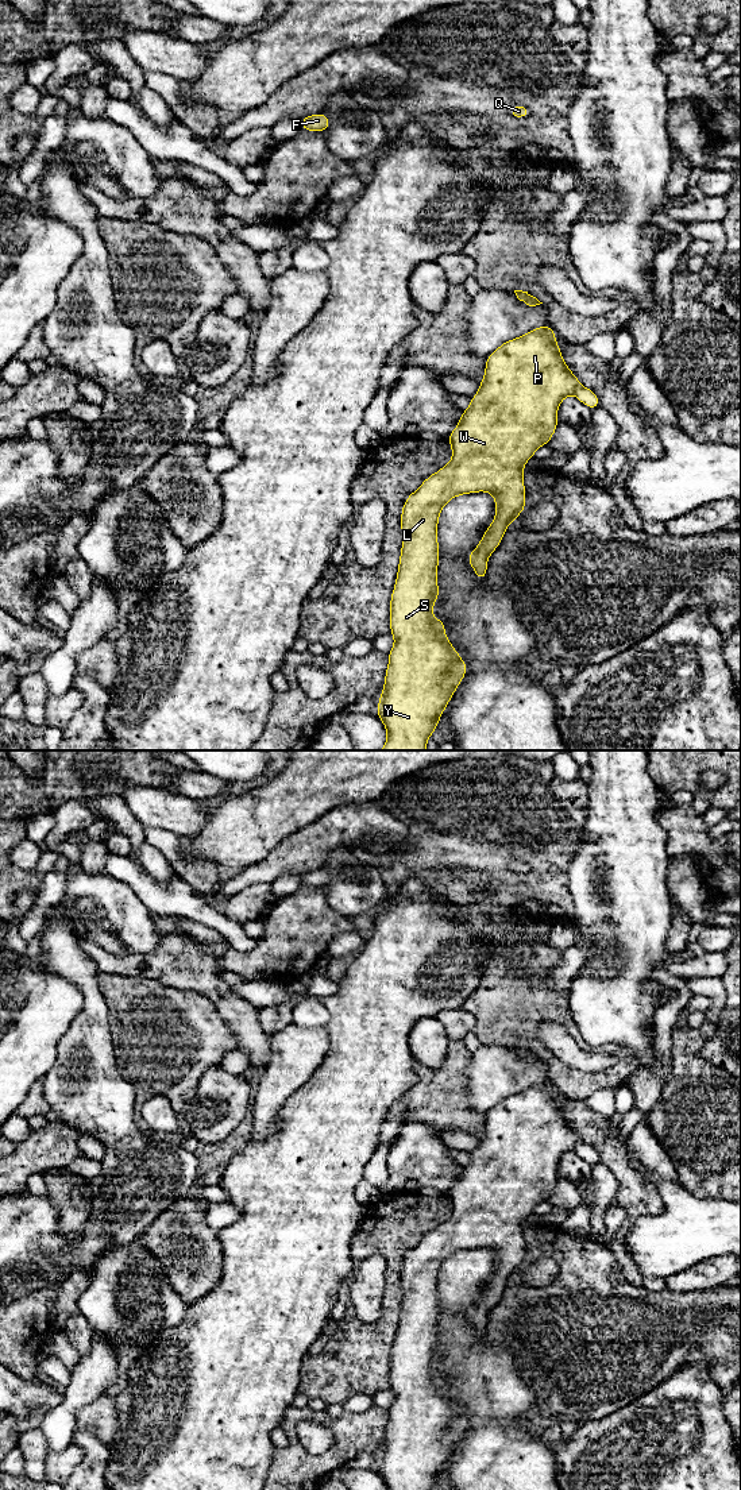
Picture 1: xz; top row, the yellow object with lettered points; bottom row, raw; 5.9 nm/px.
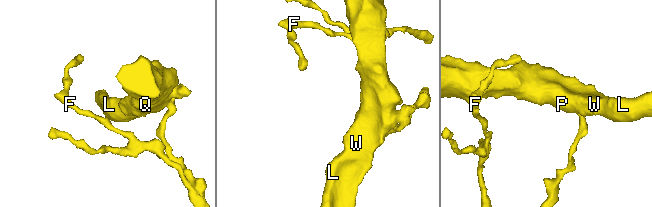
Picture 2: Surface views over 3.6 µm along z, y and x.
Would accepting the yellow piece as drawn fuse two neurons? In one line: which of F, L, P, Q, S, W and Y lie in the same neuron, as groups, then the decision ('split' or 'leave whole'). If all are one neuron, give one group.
F / L P Q S W Y; split

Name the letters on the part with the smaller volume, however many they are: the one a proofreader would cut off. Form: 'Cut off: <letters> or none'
Cut off: F

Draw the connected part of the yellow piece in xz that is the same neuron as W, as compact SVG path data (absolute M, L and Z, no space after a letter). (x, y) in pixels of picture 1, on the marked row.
M549 324L539 327L502 343L486 358L479 390L447 437L452 448L451 462L429 475L402 506L404 541L390 598L390 634L395 642L387 653L383 690L375 710L387 730L386 744L379 750L427 750L444 709L466 676L468 665L445 636L445 622L432 614L440 598L439 517L444 505L458 495L486 491L494 497L494 521L467 556L476 579L486 579L490 555L499 547L509 524L526 507L522 467L556 432L561 401L582 386L566 364L555 333Z

